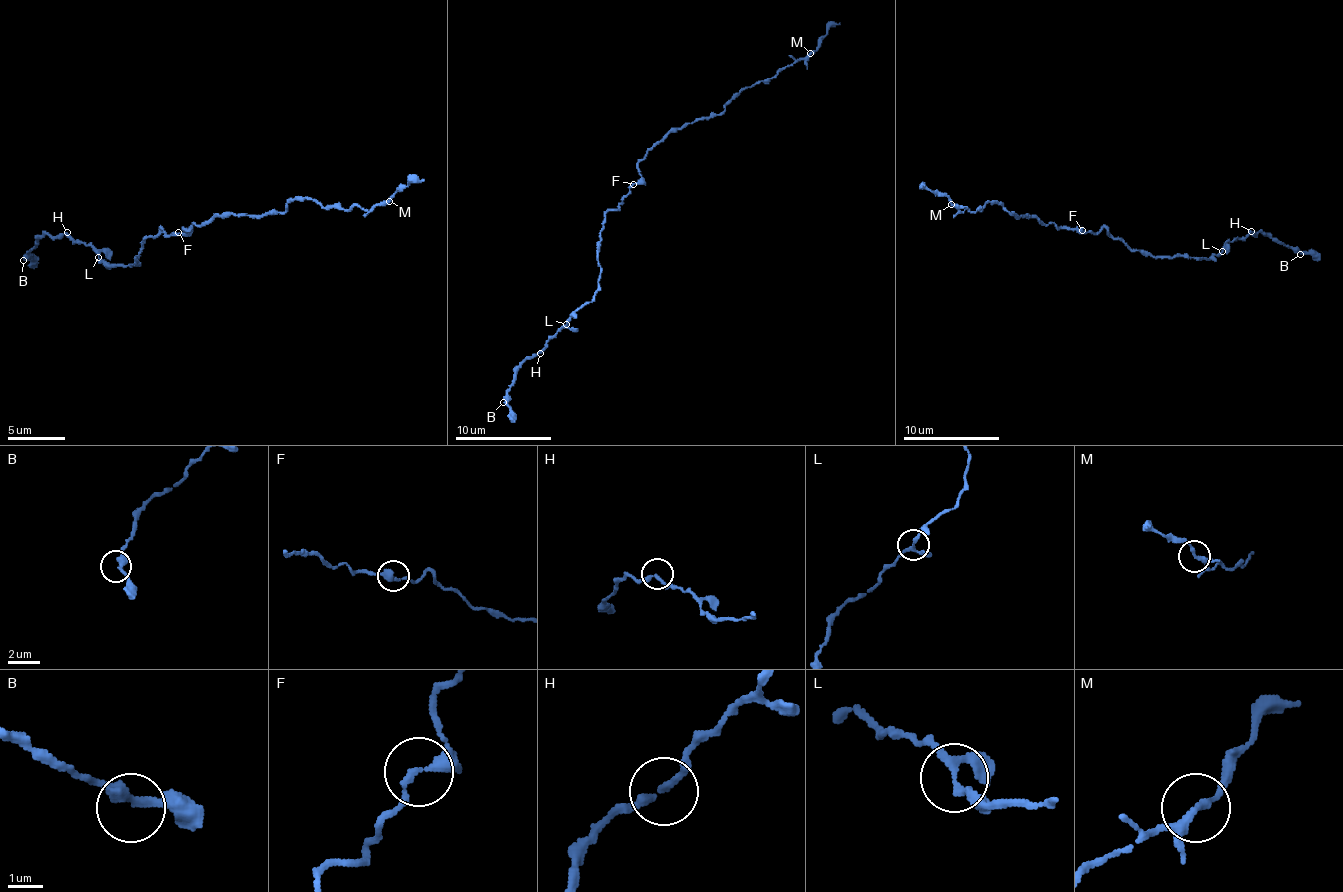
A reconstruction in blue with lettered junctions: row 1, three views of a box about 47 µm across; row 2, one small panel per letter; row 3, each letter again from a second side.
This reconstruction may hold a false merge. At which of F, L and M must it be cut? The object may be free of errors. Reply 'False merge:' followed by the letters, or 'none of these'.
False merge: none of these

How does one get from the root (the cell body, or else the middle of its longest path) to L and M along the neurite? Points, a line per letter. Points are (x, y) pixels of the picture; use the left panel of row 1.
L: (172, 234), (161, 229), (149, 234), (135, 257), (138, 263), (109, 266), (98, 257)
M: (172, 234), (221, 214), (282, 214), (293, 200), (342, 209), (388, 200)

